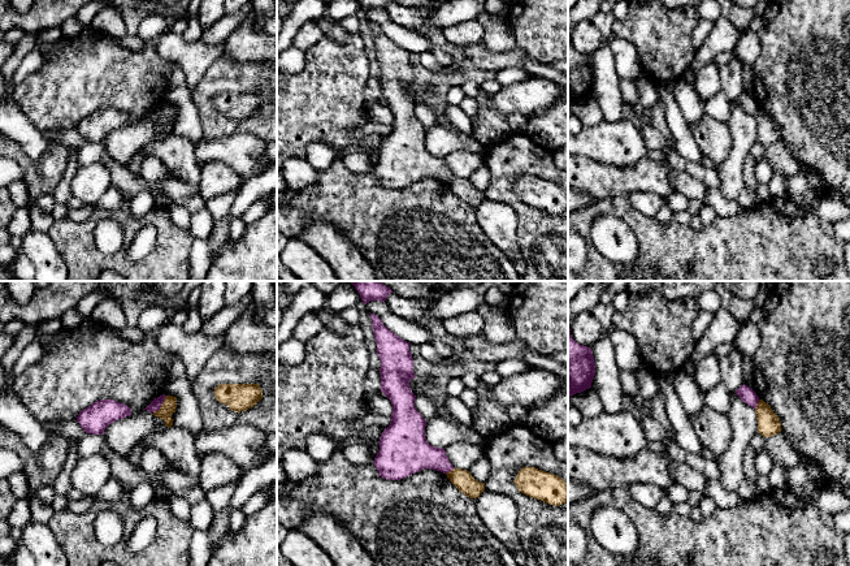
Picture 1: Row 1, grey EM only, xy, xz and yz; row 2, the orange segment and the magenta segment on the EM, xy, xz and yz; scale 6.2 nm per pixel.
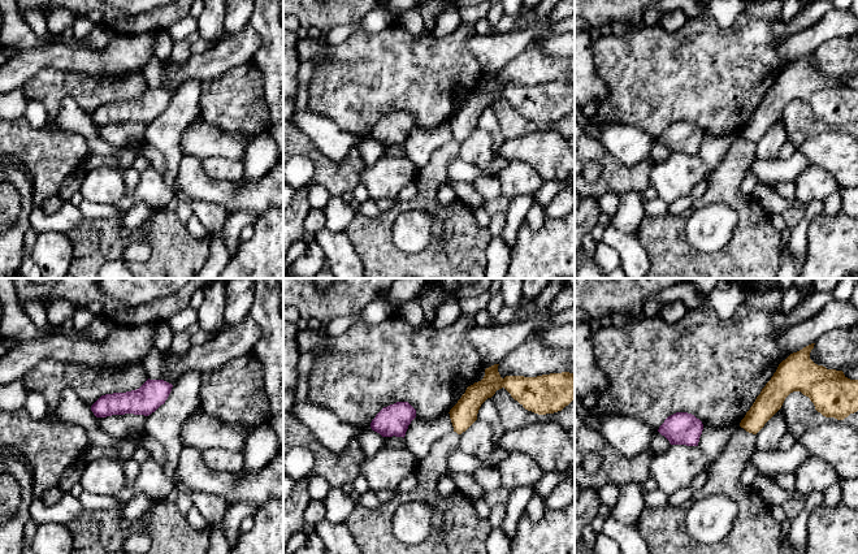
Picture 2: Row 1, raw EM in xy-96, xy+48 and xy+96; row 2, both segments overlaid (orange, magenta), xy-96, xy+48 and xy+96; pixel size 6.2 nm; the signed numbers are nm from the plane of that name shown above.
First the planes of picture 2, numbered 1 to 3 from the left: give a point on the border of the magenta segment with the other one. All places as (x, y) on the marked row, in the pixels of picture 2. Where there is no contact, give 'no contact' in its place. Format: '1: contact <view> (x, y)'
1: no contact
2: no contact
3: no contact

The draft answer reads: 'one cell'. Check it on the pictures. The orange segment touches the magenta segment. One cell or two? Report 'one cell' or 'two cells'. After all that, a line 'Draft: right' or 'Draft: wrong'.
two cells
Draft: wrong

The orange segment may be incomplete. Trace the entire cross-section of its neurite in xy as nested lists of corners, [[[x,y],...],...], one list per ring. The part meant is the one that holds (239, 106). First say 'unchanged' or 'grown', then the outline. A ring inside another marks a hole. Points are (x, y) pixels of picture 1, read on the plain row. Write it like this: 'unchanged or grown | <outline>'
unchanged | [[[220,92],[214,96],[214,105],[227,113],[231,120],[247,120],[263,107],[259,92]]]

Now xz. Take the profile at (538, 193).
unchanged | [[[522,176],[513,191],[521,202],[546,212],[559,215],[568,209],[568,193],[558,183],[535,176]]]

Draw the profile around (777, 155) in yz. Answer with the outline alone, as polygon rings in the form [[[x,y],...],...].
[[[782,139],[775,144],[764,146],[764,148],[766,161],[772,167],[775,173],[784,173],[788,181],[801,173],[801,164],[790,154]]]

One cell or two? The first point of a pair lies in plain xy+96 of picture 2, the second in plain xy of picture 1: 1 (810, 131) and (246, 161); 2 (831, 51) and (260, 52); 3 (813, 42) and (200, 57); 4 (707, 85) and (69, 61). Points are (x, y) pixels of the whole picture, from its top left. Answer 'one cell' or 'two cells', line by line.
1: two cells
2: two cells
3: one cell
4: one cell

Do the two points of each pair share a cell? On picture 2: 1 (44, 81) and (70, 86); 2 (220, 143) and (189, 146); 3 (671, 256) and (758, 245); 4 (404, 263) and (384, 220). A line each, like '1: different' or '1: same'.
1: same
2: same
3: same
4: same

